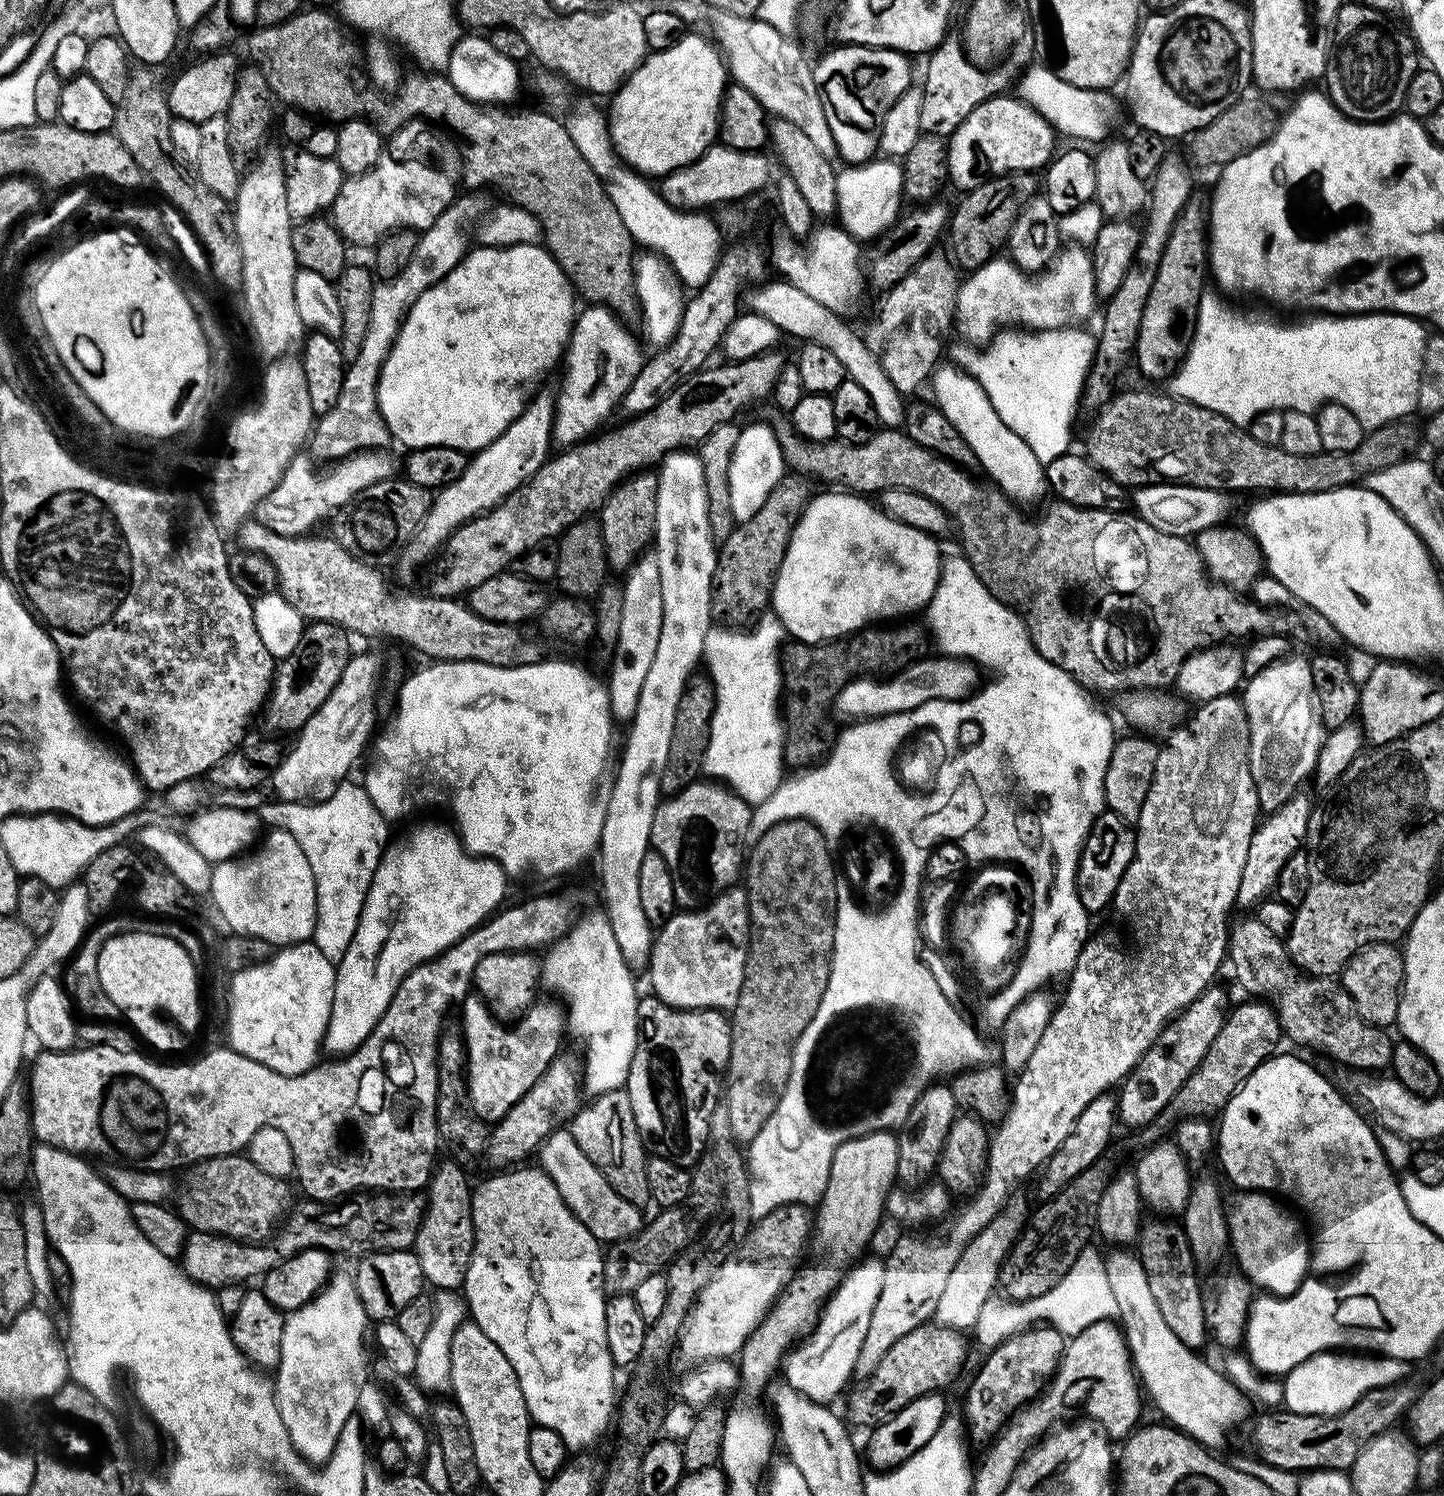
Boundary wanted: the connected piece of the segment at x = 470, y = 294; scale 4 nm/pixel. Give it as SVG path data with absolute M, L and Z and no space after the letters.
M539 243L510 245L503 248L473 247L464 259L458 262L458 266L454 266L454 270L446 274L446 278L439 280L433 288L426 290L426 294L422 294L422 298L418 298L418 302L408 311L404 325L400 327L400 332L392 344L390 354L384 360L380 371L380 381L376 387L376 401L380 407L380 416L384 419L384 425L387 426L389 433L395 439L397 436L408 450L441 444L451 448L460 448L469 454L497 440L510 426L510 422L514 422L523 414L529 403L530 393L537 387L535 384L555 364L561 363L568 337L572 335L574 317L578 312L575 299L577 300L577 297L574 295L572 285L568 282L568 275L560 269L558 262L548 253L547 248Z

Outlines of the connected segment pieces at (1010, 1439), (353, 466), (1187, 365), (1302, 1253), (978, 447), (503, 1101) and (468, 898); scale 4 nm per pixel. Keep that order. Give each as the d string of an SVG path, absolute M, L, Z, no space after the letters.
M1108 1318L1094 1321L1077 1336L1071 1337L1064 1345L1060 1363L1043 1393L1020 1411L1012 1413L1008 1423L991 1441L992 1449L986 1452L988 1468L996 1468L996 1476L1000 1476L1000 1480L1008 1476L1008 1468L1018 1467L1029 1449L1061 1419L1060 1412L1066 1411L1072 1400L1084 1407L1083 1415L1099 1425L1109 1441L1120 1442L1132 1435L1138 1424L1136 1419L1140 1416L1142 1388L1121 1325L1112 1322Z
M365 450L337 461L330 474L322 476L314 472L311 460L299 452L283 472L273 491L257 506L254 518L267 529L283 537L301 536L309 533L316 522L336 508L345 507L351 499L364 489L379 481L393 477L394 464L386 452Z
M1206 290L1200 296L1188 353L1168 384L1173 395L1214 410L1241 426L1249 425L1266 409L1315 413L1325 404L1340 404L1354 414L1364 430L1371 430L1417 411L1426 341L1425 325L1418 322L1417 317L1344 314L1314 316L1306 323L1286 324L1256 312L1235 310L1218 295Z
M1263 1192L1239 1193L1240 1197L1227 1209L1227 1231L1231 1251L1236 1251L1236 1260L1240 1263L1239 1271L1251 1280L1257 1289L1274 1296L1292 1296L1298 1290L1304 1277L1308 1275L1308 1261L1310 1259L1310 1240L1304 1237L1300 1224L1280 1204L1275 1204L1271 1195Z
M950 364L939 365L930 378L933 401L948 421L960 432L962 438L972 448L977 465L985 472L1004 495L1009 499L1023 504L1040 499L1048 492L1045 465L1038 461L1033 448L1027 446L1024 439L1014 434L998 417L988 392L972 376L963 369Z
M475 994L465 996L459 1008L458 1023L463 1032L468 1066L467 1103L479 1120L501 1120L544 1073L540 1068L528 1068L528 1024L516 1022L509 1026L492 1015L485 1000Z
M420 824L401 844L392 842L384 849L365 896L357 929L345 956L335 965L334 1002L322 1045L325 1053L347 1054L354 1051L370 1030L374 1030L406 974L413 972L419 964L442 955L447 948L454 946L454 942L479 928L505 903L504 887L510 880L504 867L495 860L467 852L459 835L449 825L448 828L444 824Z

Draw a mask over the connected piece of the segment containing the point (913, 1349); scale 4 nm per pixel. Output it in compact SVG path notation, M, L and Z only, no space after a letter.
M935 1322L918 1325L886 1350L881 1361L867 1373L868 1377L861 1384L853 1383L843 1393L843 1419L849 1425L861 1424L868 1430L910 1402L944 1390L940 1388L948 1383L951 1385L963 1373L968 1342L969 1337L957 1328Z

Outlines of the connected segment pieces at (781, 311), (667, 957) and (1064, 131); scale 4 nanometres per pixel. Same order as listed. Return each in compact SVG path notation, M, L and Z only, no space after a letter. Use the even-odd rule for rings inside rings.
M785 280L778 282L769 281L757 287L749 306L755 314L762 315L785 334L798 337L799 341L814 343L825 346L826 350L834 351L834 354L841 359L845 368L845 375L852 381L858 382L866 394L870 395L871 402L874 403L874 410L878 413L878 418L883 427L899 427L903 423L905 401L903 395L897 390L883 366L879 357L873 349L866 345L865 339L859 336L845 323L846 320L826 308L820 302L816 302L811 296L806 295L792 286ZM772 282L772 283L771 283Z
M740 886L728 888L708 905L677 912L653 937L646 965L653 995L672 1008L732 1011L745 978L750 929L748 893Z
M1032 66L1021 75L1018 81L1019 99L1032 107L1061 137L1073 136L1073 141L1100 140L1105 141L1112 135L1112 127L1120 116L1120 108L1108 90L1098 88L1079 88L1070 86L1070 82L1062 82L1051 67L1036 68Z

